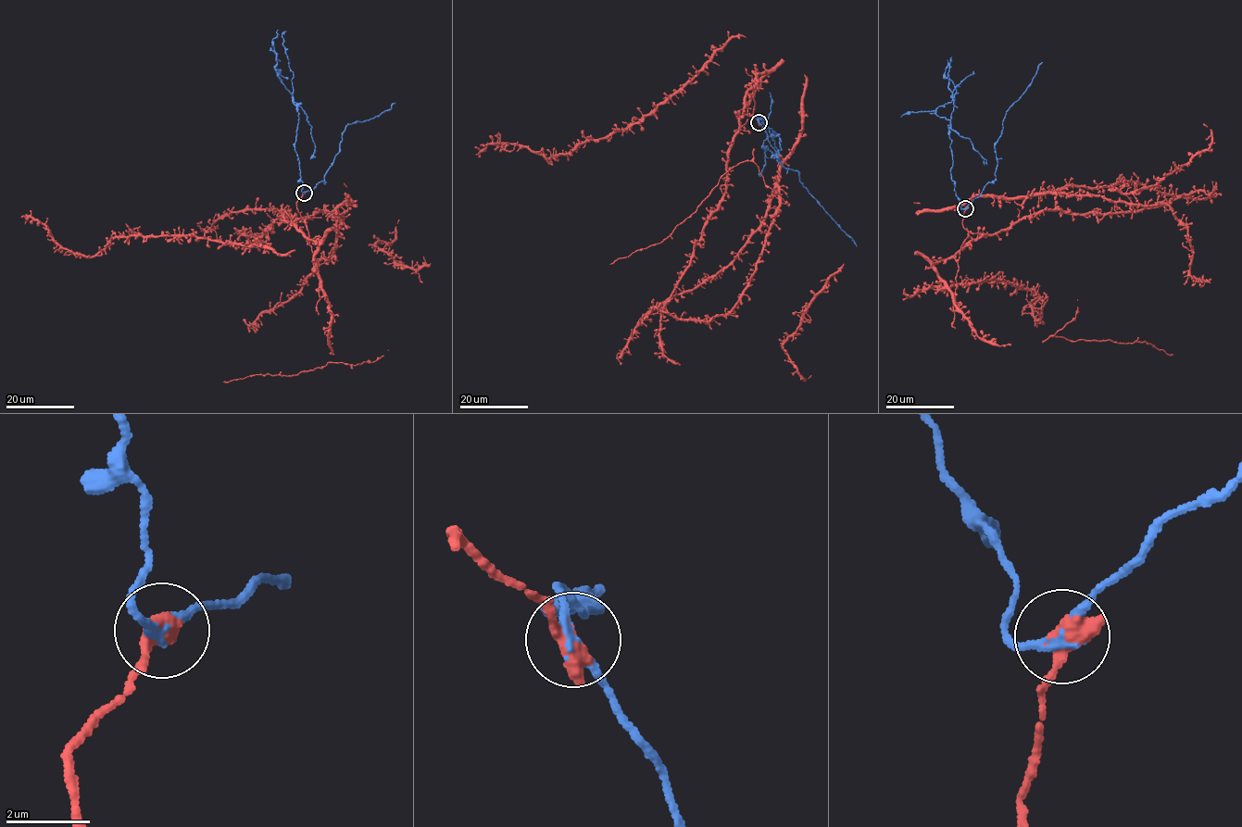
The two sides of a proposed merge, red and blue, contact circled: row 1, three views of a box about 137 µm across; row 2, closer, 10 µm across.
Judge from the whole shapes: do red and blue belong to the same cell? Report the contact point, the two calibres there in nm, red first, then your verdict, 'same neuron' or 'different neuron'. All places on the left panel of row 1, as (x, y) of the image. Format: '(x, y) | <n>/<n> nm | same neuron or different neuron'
(304, 193) | 550/200 nm | different neuron

